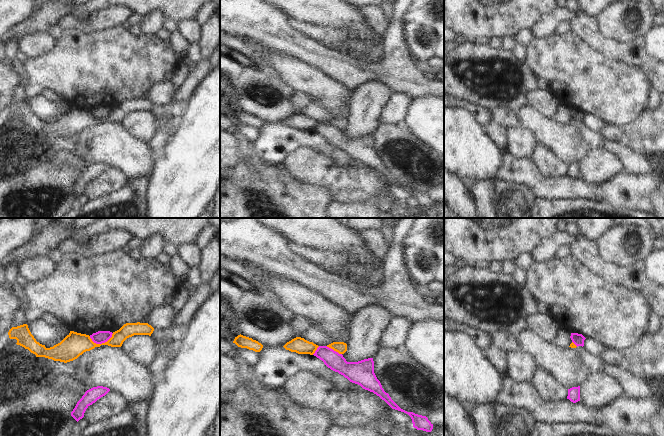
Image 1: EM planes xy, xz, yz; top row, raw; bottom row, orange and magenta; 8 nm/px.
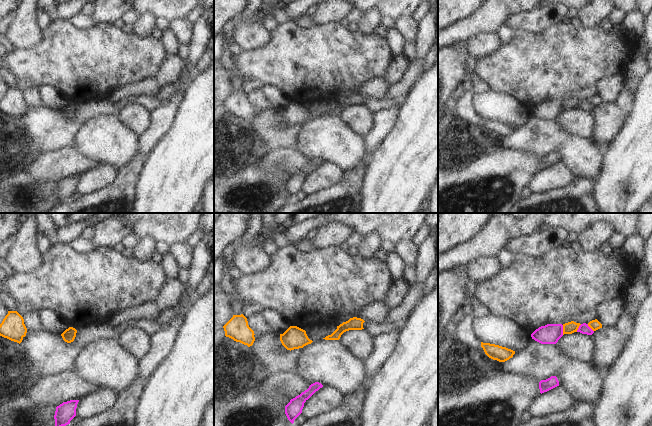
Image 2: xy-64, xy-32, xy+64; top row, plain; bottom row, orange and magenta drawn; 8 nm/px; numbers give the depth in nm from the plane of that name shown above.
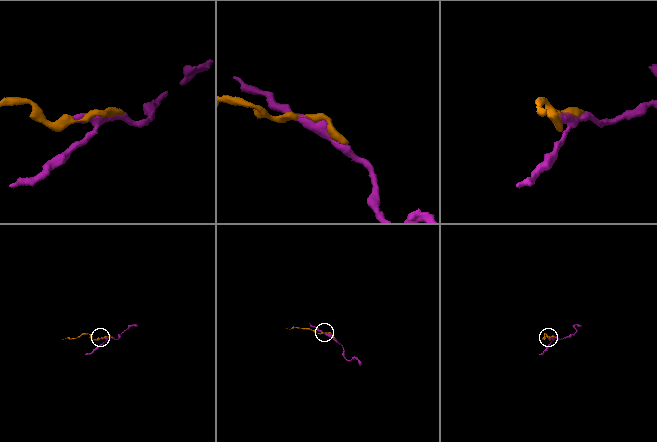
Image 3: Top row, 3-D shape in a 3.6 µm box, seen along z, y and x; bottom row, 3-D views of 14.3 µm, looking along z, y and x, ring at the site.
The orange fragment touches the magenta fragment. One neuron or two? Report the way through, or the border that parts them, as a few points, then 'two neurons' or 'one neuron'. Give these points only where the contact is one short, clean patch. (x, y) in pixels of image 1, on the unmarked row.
two neurons

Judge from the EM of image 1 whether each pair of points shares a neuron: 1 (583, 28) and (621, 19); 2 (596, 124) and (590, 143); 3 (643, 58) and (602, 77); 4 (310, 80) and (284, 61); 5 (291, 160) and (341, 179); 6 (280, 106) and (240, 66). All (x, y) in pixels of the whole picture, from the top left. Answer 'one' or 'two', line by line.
1: two
2: two
3: two
4: one
5: one
6: one

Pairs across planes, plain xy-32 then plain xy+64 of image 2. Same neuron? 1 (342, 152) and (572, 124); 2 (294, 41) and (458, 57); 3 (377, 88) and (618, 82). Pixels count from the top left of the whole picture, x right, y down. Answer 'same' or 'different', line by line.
1: different
2: different
3: same

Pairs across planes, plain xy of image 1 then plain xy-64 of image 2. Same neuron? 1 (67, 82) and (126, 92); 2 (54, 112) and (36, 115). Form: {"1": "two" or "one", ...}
{"1": "two", "2": "two"}

